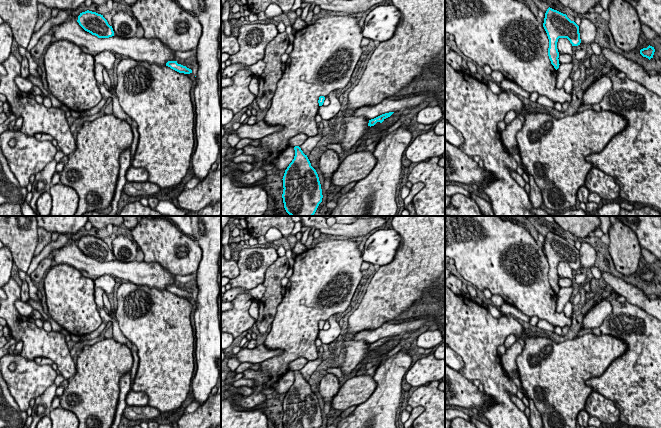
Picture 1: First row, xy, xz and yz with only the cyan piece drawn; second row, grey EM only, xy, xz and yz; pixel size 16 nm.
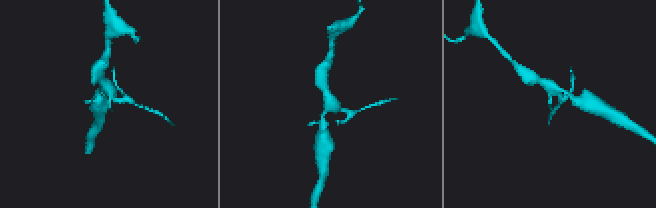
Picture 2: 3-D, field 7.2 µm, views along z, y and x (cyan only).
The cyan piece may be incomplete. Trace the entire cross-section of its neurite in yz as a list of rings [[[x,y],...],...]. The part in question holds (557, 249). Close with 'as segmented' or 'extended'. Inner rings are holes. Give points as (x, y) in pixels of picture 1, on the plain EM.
[[[549,231],[545,237],[543,251],[549,263],[548,280],[551,288],[557,294],[560,289],[557,273],[558,263],[567,262],[572,270],[580,269],[579,250],[571,245],[566,238]]] | as segmented

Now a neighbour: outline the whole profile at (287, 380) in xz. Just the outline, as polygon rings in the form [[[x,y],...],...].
[[[288,371],[279,381],[278,385],[274,388],[274,390],[280,394],[286,394],[289,388],[292,386],[295,380],[294,371]]]

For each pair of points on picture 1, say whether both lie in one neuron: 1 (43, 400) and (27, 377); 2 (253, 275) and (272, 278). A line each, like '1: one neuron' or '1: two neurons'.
1: two neurons
2: two neurons

